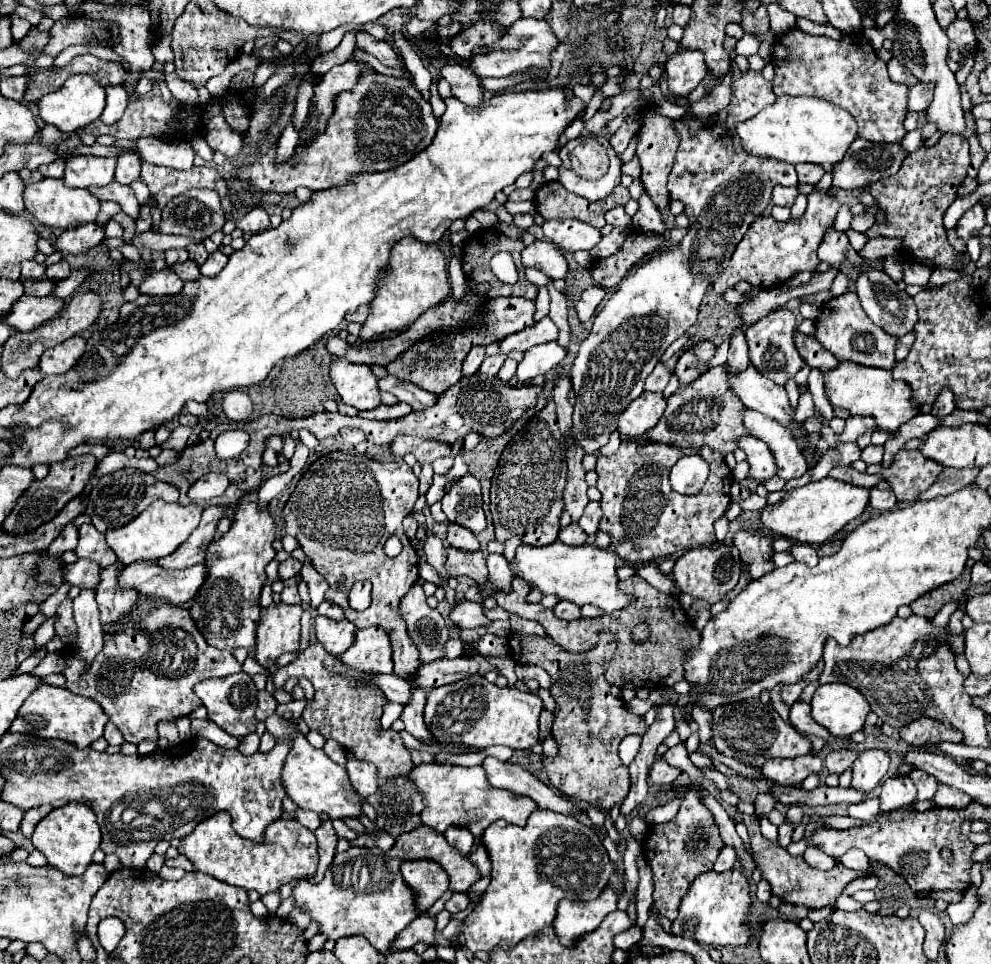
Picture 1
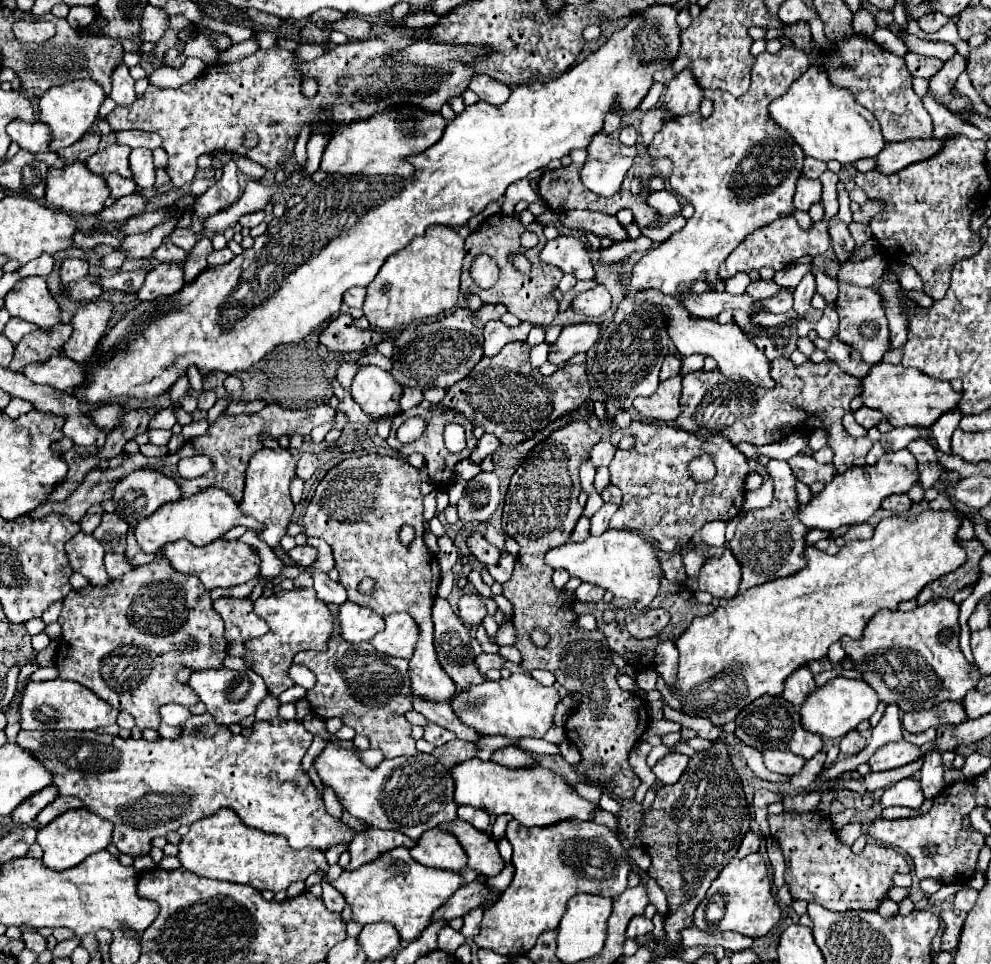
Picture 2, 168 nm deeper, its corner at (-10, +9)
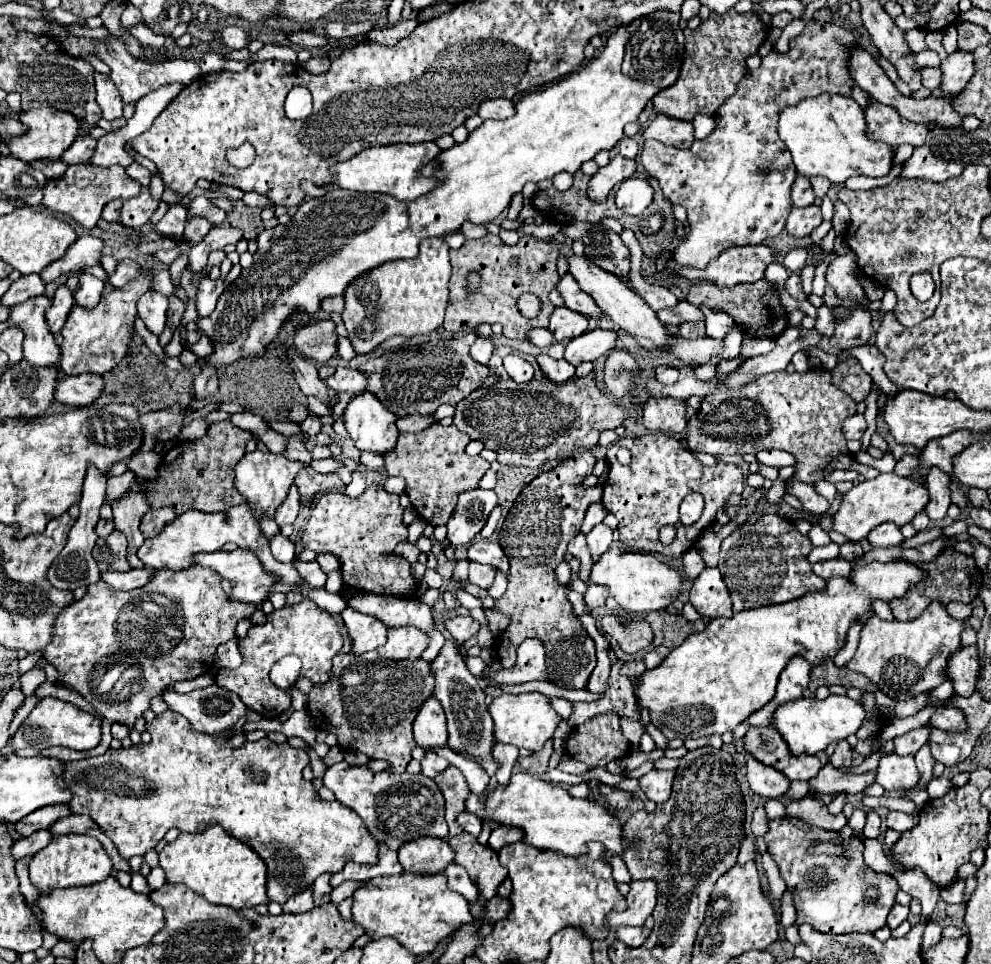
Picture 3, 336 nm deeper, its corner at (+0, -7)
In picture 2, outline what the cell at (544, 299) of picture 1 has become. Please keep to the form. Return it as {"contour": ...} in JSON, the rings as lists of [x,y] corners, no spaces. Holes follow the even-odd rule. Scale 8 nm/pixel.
{"contour":[[[493,320],[493,322],[487,322],[485,324],[485,356],[495,356],[501,352],[501,348],[513,340],[527,340],[527,334],[533,326],[531,324],[525,324],[521,322],[517,328],[511,328],[511,326],[505,326],[503,322],[499,320]]]}

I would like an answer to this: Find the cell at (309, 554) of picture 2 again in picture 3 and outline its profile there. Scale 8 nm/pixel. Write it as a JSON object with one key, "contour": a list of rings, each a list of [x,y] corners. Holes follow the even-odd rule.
{"contour":[[[295,562],[295,568],[299,570],[299,574],[315,588],[321,588],[325,586],[325,580],[327,576],[321,572],[319,564],[317,562]]]}

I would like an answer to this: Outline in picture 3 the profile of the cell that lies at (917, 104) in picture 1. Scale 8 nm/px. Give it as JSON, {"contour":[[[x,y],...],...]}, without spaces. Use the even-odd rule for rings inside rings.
{"contour":[[[957,50],[949,54],[947,60],[941,62],[941,72],[943,72],[941,82],[943,96],[955,96],[965,88],[965,84],[973,76],[973,56]]]}

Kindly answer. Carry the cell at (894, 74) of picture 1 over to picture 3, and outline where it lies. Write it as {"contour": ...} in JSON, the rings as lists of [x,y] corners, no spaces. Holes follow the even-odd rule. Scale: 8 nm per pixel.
{"contour":[[[921,68],[921,84],[929,90],[937,90],[941,84],[941,70],[939,68]]]}

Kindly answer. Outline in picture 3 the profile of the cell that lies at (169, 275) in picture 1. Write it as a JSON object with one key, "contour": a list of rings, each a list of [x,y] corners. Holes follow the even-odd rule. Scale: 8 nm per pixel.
{"contour":[[[149,290],[145,292],[137,302],[137,314],[145,322],[145,326],[153,334],[161,334],[165,328],[165,316],[167,316],[167,296]]]}

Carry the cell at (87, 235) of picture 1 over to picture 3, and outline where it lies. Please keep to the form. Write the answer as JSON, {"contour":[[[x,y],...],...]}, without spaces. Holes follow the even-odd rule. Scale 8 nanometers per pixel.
{"contour":[[[141,188],[141,194],[139,196],[133,196],[131,200],[125,200],[123,202],[123,208],[121,208],[121,216],[119,216],[119,222],[123,226],[131,226],[131,228],[139,228],[143,224],[149,222],[151,214],[155,212],[159,200],[151,198],[149,190],[147,188]]]}

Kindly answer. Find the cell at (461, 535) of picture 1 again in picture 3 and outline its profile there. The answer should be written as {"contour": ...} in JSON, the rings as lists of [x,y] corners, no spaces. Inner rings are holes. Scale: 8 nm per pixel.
{"contour":[[[477,562],[469,564],[469,582],[477,584],[479,588],[489,588],[493,584],[493,578],[495,578],[495,568]]]}

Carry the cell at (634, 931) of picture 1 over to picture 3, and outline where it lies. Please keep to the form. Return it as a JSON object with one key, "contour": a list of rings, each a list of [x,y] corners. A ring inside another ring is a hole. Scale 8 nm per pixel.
{"contour":[[[621,926],[617,930],[617,938],[627,944],[627,946],[641,946],[645,942],[645,936],[643,936],[643,930],[641,928],[635,928],[635,926]]]}

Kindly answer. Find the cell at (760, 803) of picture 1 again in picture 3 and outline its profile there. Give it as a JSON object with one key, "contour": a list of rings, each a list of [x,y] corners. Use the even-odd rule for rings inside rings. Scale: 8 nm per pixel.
{"contour":[[[831,764],[823,766],[819,770],[819,776],[815,780],[809,780],[811,792],[823,792],[823,794],[833,794],[833,792],[847,792],[847,794],[857,794],[863,792],[865,786],[869,786],[875,780],[875,770],[865,772],[865,774],[845,774]]]}

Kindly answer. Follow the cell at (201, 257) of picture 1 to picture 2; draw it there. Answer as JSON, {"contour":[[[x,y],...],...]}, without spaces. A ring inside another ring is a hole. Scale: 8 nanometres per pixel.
{"contour":[[[201,238],[193,250],[189,252],[189,258],[183,262],[183,274],[185,274],[185,282],[193,282],[207,266],[207,256],[213,252],[211,240]]]}

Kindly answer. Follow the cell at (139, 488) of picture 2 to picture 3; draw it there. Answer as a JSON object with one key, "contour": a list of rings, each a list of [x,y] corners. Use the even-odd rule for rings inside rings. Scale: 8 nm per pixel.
{"contour":[[[149,508],[141,518],[141,532],[145,538],[153,538],[161,532],[161,528],[175,518],[173,508]]]}

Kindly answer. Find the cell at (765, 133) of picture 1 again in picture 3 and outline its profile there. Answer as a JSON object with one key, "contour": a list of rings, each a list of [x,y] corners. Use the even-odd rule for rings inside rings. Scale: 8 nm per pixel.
{"contour":[[[819,94],[803,98],[801,104],[783,108],[777,132],[793,156],[793,164],[803,176],[825,176],[833,184],[843,184],[851,176],[885,176],[891,170],[893,148],[865,136],[863,108],[849,96]]]}

